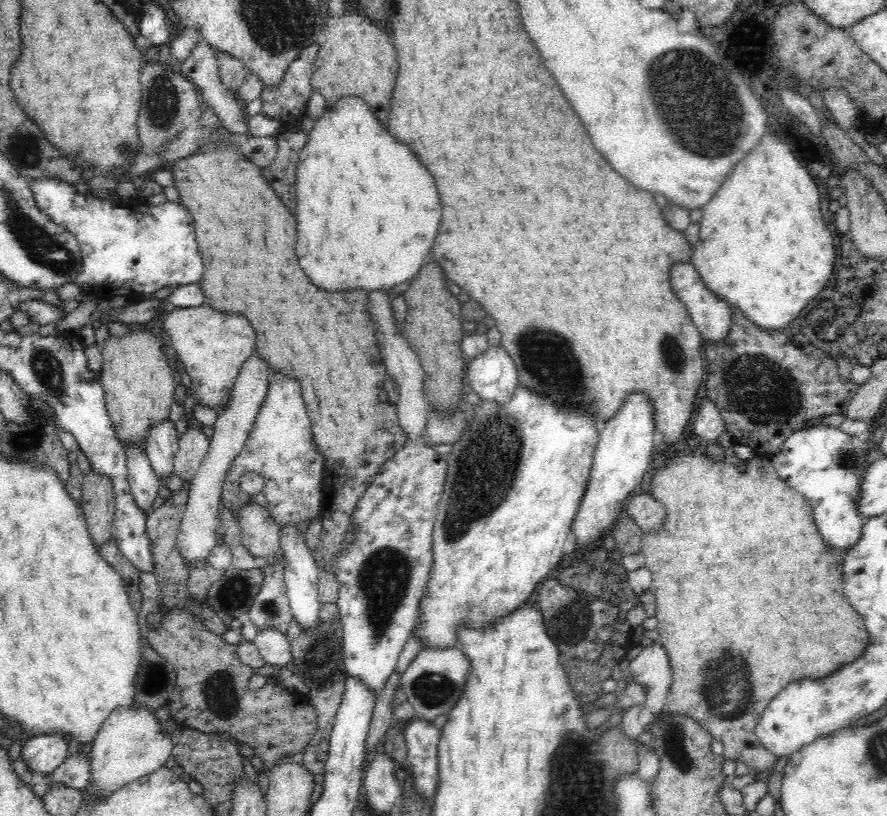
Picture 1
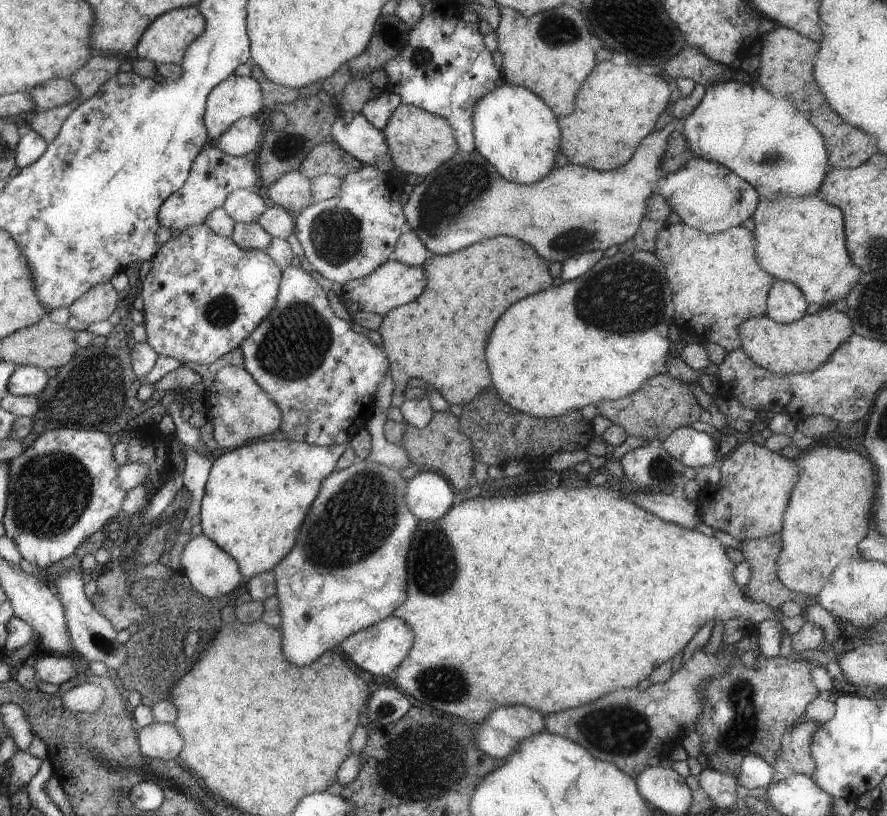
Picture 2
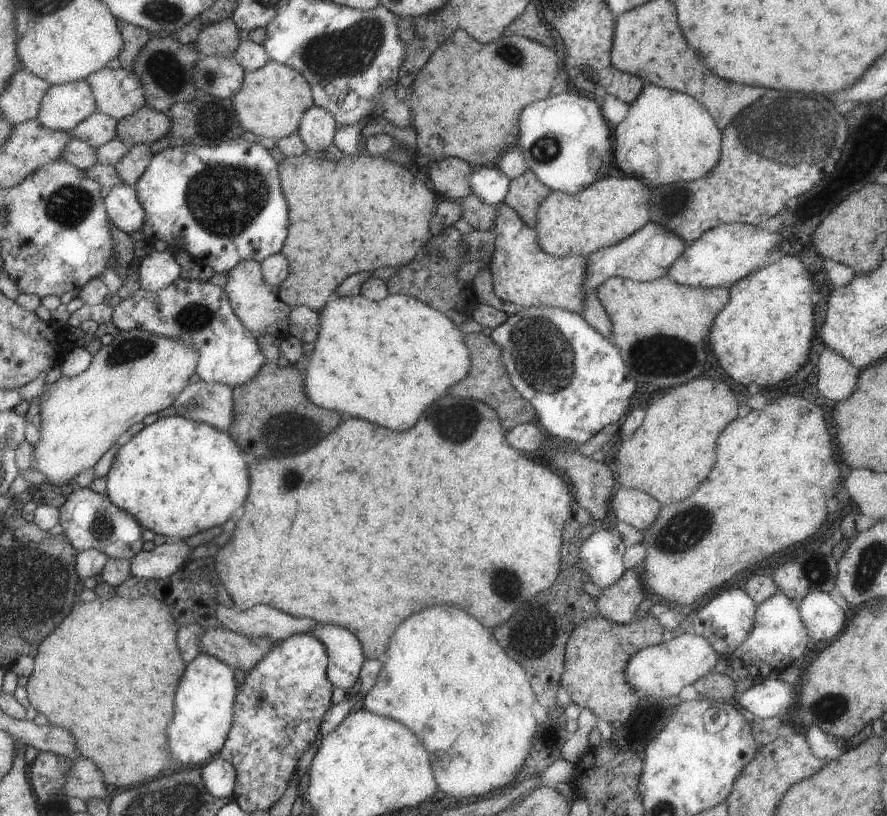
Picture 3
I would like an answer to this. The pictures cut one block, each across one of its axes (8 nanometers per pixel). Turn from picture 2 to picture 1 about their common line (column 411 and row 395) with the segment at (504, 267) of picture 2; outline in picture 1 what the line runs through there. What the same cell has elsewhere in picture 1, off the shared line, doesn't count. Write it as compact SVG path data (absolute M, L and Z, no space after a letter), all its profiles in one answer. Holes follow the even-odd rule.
M202 104L200 110L201 115L195 126L205 129L206 140L189 157L173 161L170 169L180 202L188 209L196 224L197 245L204 258L204 276L199 286L205 297L205 305L220 308L220 312L244 312L244 316L248 316L258 338L256 350L266 358L270 368L278 372L280 368L284 368L284 372L292 372L292 376L300 380L304 402L308 406L307 415L311 420L312 436L326 456L327 483L323 486L321 513L324 516L324 529L313 552L318 568L321 572L327 572L326 563L346 544L345 530L349 528L350 516L361 493L368 488L370 478L377 473L377 468L405 445L406 435L399 425L397 406L386 401L382 408L381 402L378 402L378 394L387 375L385 364L380 364L380 376L368 376L368 360L372 364L372 356L378 356L378 350L374 338L376 333L370 322L371 316L364 306L364 292L358 294L358 312L354 312L354 306L348 304L348 292L326 292L310 282L294 254L294 214L288 212L278 194L268 186L266 177L262 176L261 167L249 161L244 153L238 150L234 141L222 132L220 119L214 110L206 104Z

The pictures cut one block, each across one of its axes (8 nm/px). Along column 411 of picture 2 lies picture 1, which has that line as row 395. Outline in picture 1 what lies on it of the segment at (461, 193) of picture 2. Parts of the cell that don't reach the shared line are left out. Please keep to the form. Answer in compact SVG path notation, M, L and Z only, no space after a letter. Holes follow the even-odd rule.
M210 306L171 308L165 315L164 335L170 350L176 352L191 378L192 394L203 406L222 412L229 403L240 367L250 358L256 342L256 332L240 314L216 312Z

